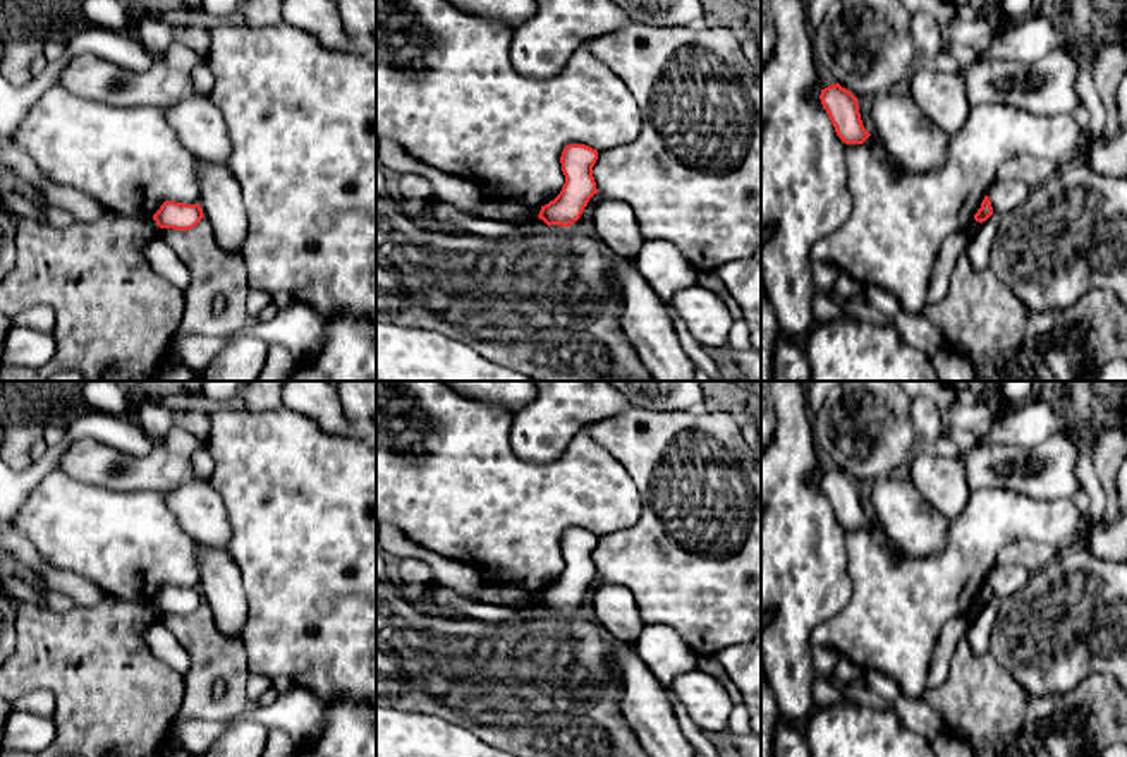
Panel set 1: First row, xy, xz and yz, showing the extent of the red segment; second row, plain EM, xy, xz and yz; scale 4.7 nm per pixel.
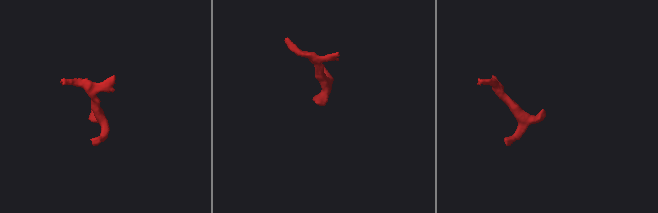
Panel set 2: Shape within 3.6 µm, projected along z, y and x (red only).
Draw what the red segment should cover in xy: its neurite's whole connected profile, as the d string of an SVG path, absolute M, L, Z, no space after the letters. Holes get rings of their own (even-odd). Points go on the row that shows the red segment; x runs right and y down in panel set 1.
M165 201L160 209L153 215L153 220L160 228L191 230L201 218L203 209L199 204L184 204L175 201Z

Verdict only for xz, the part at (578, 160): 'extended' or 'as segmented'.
as segmented

